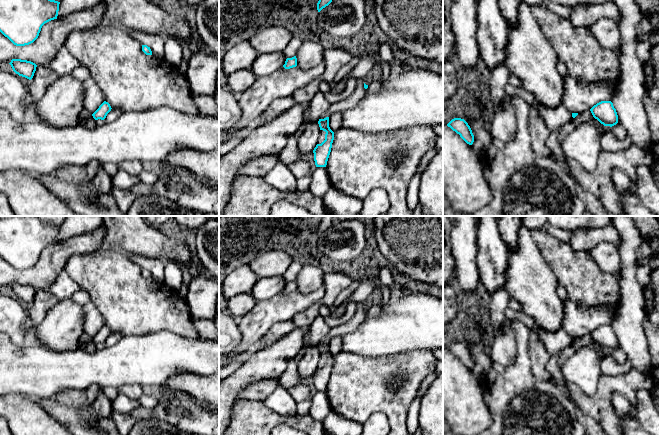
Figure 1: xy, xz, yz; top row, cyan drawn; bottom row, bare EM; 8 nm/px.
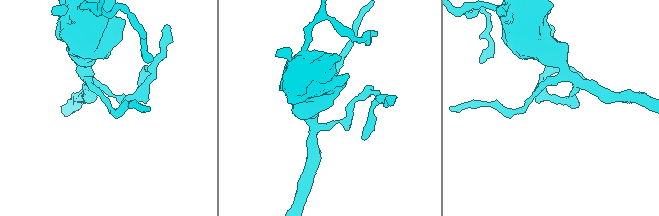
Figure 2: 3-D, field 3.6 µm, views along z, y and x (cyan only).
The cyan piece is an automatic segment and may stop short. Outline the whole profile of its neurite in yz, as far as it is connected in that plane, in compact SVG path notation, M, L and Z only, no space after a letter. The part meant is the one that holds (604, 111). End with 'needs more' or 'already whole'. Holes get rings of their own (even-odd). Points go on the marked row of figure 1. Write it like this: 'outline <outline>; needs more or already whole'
outline M601 101L590 109L593 117L604 126L614 126L618 123L618 115L611 101Z; already whole

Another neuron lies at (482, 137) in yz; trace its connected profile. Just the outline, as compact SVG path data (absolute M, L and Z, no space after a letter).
M467 119L466 122L474 135L474 142L470 146L480 159L485 160L487 158L486 153L493 139L489 128L475 119Z

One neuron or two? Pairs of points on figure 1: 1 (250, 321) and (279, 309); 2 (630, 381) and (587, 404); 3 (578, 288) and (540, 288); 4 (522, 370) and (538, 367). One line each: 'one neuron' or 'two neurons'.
1: one neuron
2: one neuron
3: two neurons
4: two neurons

